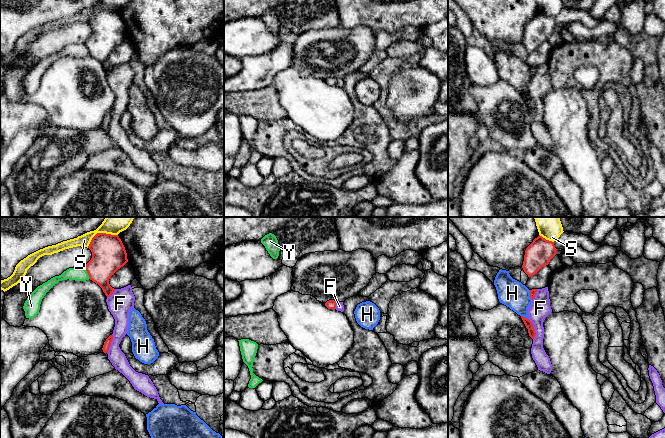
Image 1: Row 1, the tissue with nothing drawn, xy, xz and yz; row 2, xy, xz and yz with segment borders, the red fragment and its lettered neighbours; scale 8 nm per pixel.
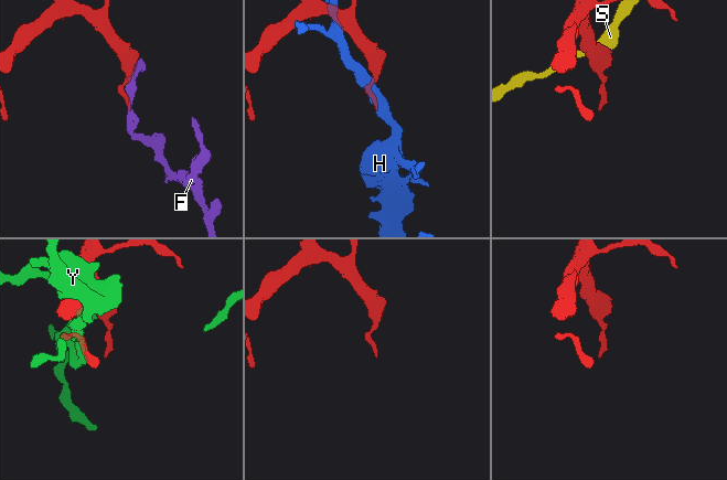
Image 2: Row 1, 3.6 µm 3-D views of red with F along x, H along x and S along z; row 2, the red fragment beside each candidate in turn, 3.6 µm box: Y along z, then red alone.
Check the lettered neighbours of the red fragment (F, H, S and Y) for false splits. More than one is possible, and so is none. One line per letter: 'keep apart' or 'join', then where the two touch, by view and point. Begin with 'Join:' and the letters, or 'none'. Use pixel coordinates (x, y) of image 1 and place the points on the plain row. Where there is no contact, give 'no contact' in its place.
Join: none
F: keep apart; contact yz (534, 105)
H: keep apart; contact yz (524, 93)
S: keep apart; contact xy (100, 9)
Y: keep apart; contact xy (87, 48)

